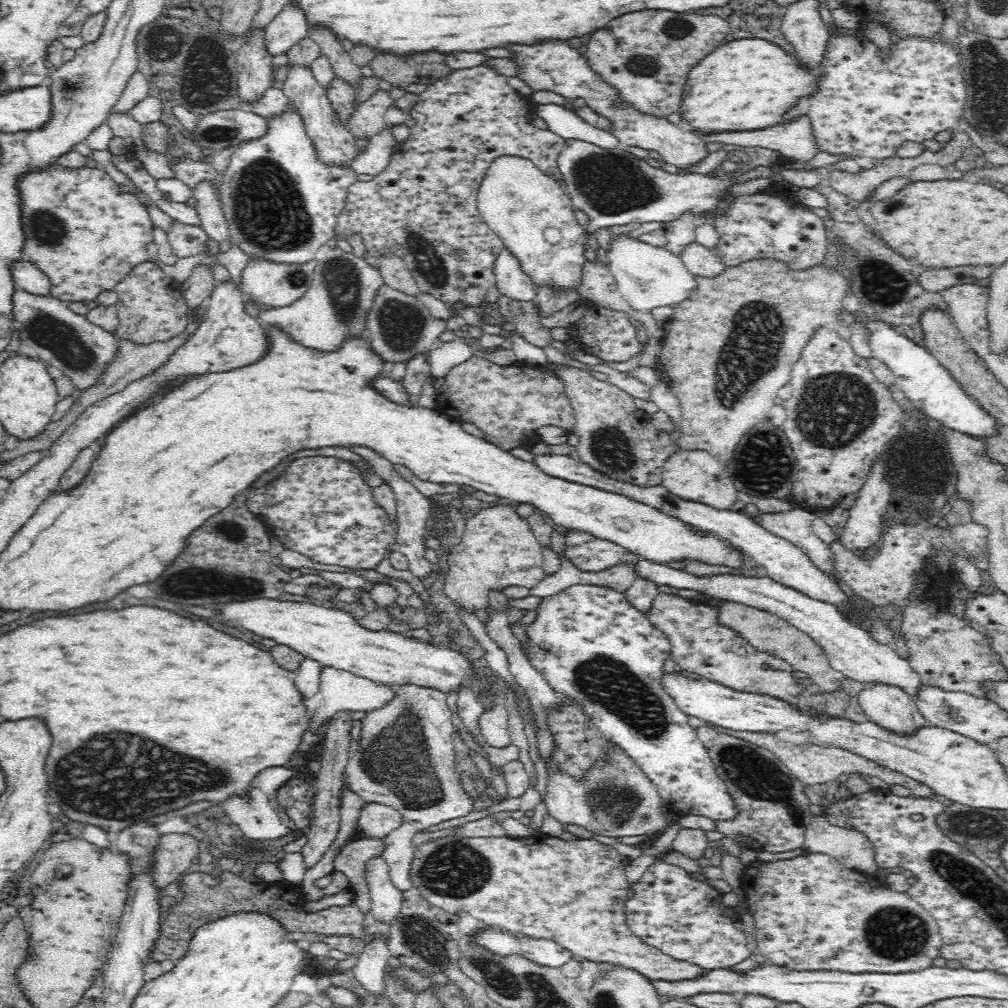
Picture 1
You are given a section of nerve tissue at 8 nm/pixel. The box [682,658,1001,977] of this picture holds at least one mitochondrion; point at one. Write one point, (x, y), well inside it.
(900, 935)

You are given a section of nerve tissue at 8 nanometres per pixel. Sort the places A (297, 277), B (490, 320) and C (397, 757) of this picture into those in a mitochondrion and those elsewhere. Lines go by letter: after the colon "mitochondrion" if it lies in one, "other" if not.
A: mitochondrion
B: other
C: mitochondrion

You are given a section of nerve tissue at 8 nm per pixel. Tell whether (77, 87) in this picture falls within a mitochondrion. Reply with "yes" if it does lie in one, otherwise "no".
yes

